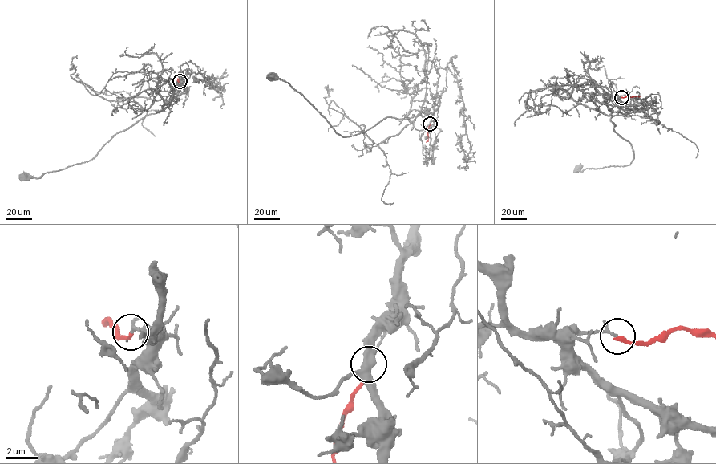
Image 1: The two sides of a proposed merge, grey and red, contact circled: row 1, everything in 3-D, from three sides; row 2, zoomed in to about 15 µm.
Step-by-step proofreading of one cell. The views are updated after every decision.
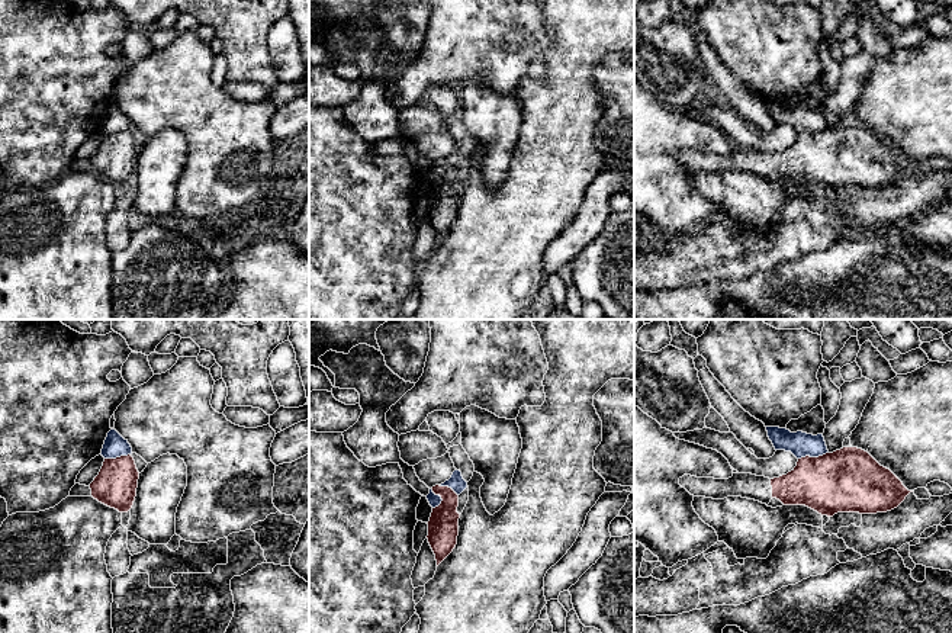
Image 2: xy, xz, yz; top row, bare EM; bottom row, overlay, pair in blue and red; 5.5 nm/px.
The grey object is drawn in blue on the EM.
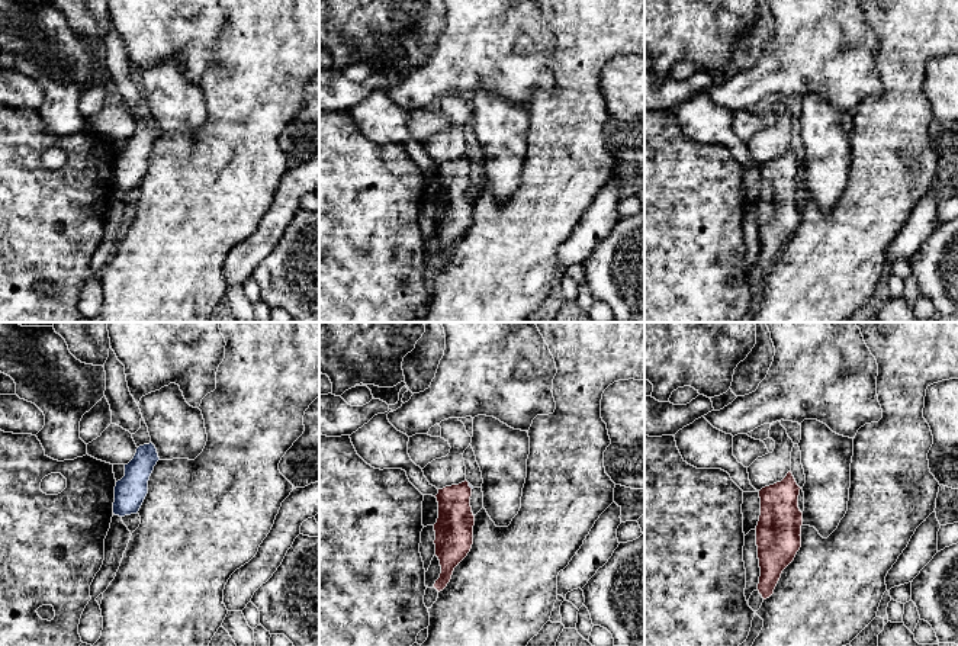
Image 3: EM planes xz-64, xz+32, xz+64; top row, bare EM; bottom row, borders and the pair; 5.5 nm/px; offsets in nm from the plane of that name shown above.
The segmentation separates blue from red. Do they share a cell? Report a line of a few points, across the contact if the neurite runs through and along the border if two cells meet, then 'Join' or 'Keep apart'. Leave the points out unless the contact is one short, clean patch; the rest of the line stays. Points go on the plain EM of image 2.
Line: yz (827, 127), (798, 134). Keep apart

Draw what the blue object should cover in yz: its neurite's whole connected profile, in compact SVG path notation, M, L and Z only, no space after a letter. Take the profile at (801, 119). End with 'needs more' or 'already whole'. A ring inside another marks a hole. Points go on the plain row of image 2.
M766 102L775 125L791 126L797 134L818 132L829 128L823 109L791 107L787 103Z; already whole

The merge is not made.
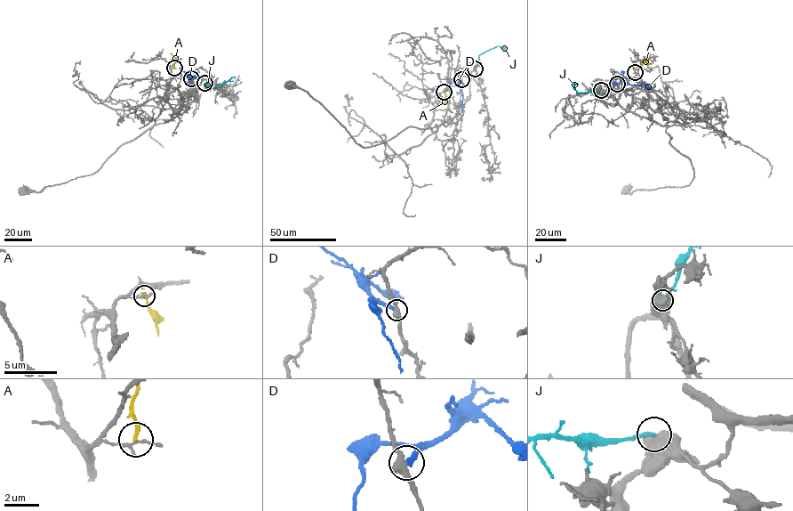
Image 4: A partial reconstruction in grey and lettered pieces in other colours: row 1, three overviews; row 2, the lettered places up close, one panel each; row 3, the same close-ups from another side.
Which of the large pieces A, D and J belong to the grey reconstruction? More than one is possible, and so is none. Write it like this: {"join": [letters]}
{"join": []}

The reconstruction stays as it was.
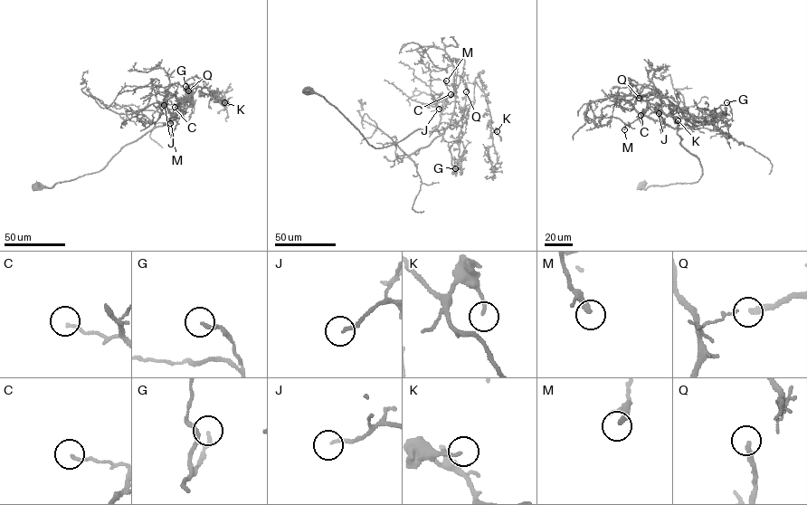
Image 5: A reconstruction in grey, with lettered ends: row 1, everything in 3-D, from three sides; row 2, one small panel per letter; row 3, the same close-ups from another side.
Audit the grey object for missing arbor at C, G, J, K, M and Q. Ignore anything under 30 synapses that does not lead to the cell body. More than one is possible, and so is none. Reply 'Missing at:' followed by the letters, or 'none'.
Missing at: J, Q

